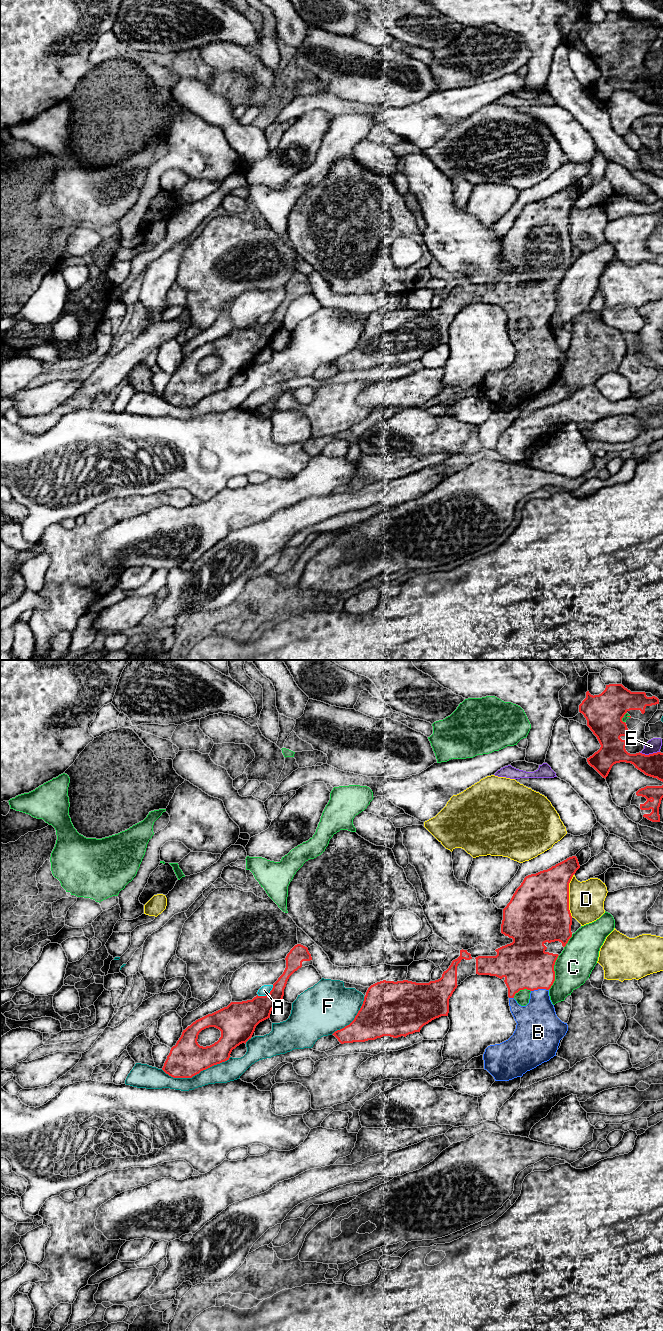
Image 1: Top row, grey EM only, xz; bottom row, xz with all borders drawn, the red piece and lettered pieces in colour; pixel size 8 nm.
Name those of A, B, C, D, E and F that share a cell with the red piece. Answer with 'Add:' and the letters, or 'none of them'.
Add: B

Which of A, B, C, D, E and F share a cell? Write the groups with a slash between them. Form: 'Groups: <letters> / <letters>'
Groups: A / B / C / D / E / F

